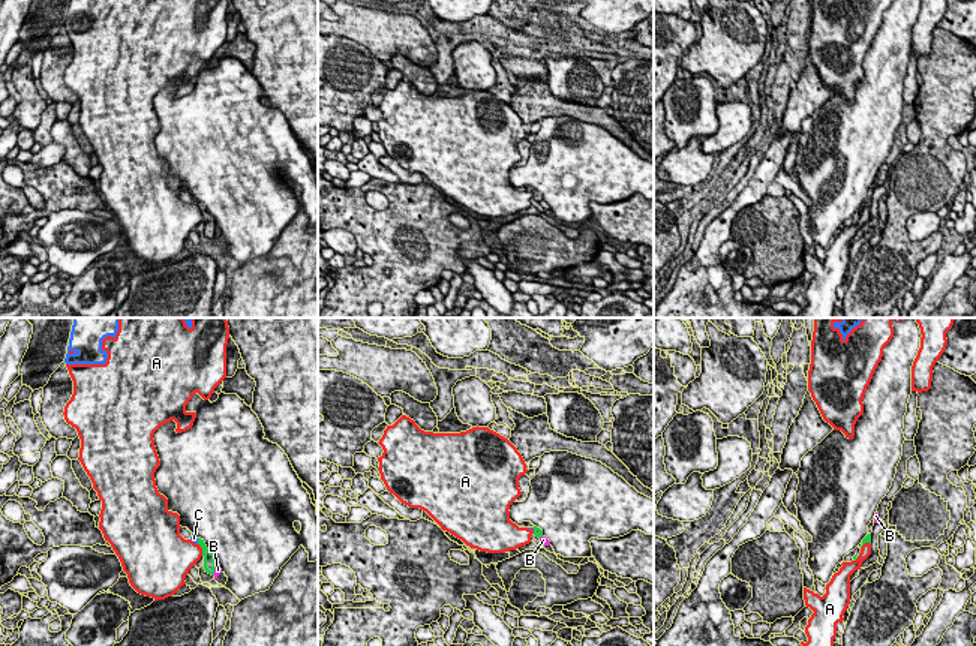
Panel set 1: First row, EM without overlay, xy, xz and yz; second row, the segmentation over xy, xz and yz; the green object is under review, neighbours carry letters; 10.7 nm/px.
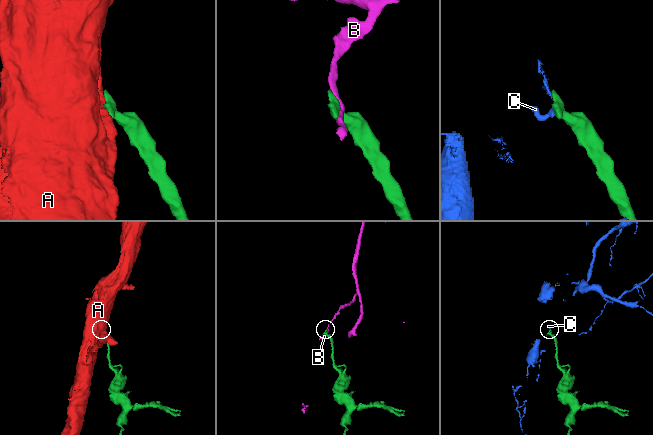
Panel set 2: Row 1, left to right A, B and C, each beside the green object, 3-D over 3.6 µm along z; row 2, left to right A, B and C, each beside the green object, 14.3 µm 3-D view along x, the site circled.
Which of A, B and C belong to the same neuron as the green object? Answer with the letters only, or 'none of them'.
none of them

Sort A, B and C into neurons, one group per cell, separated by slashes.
A C / B

